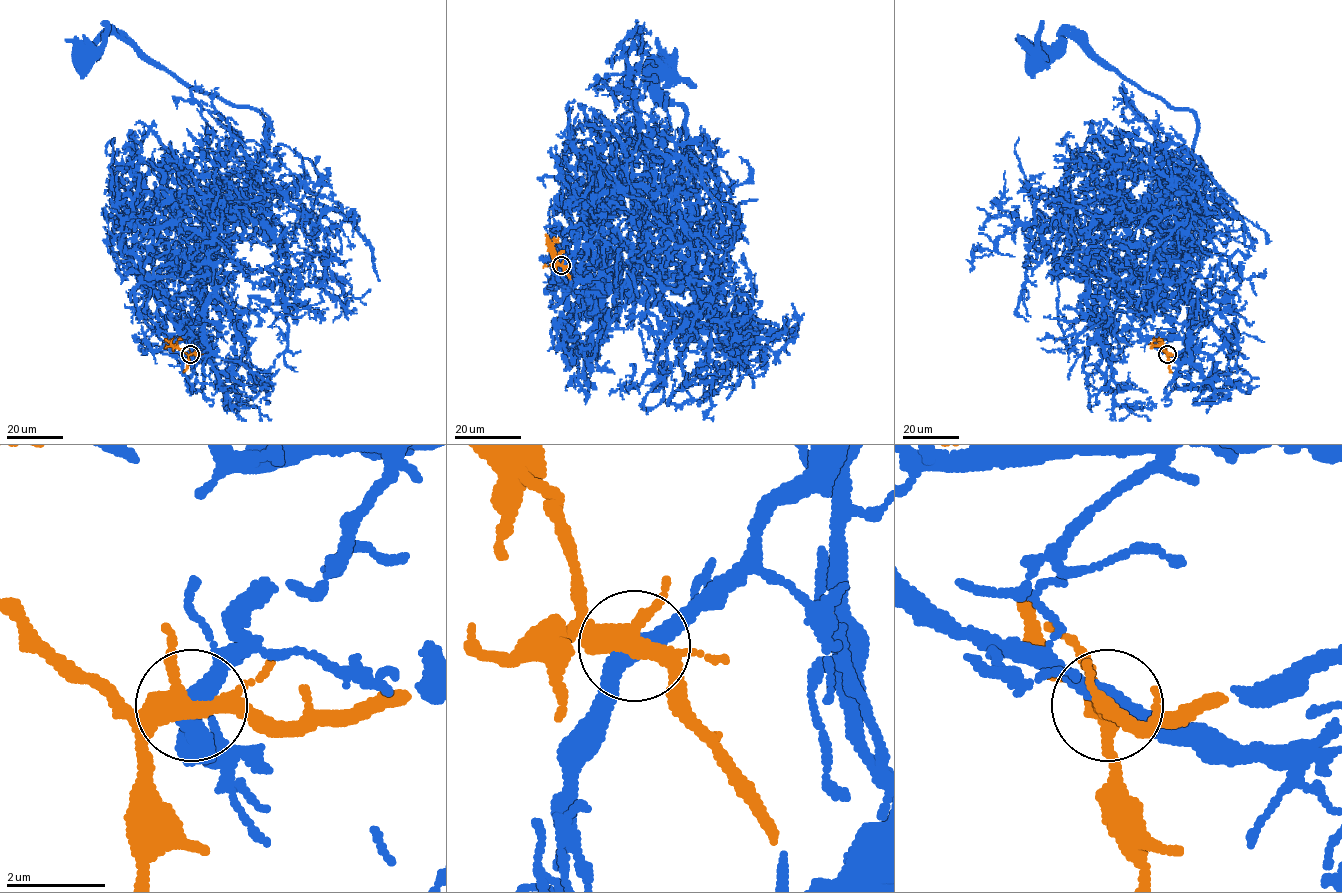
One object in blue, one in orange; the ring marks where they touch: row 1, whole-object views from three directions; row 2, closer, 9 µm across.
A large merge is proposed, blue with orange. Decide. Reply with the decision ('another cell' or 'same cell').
same cell

